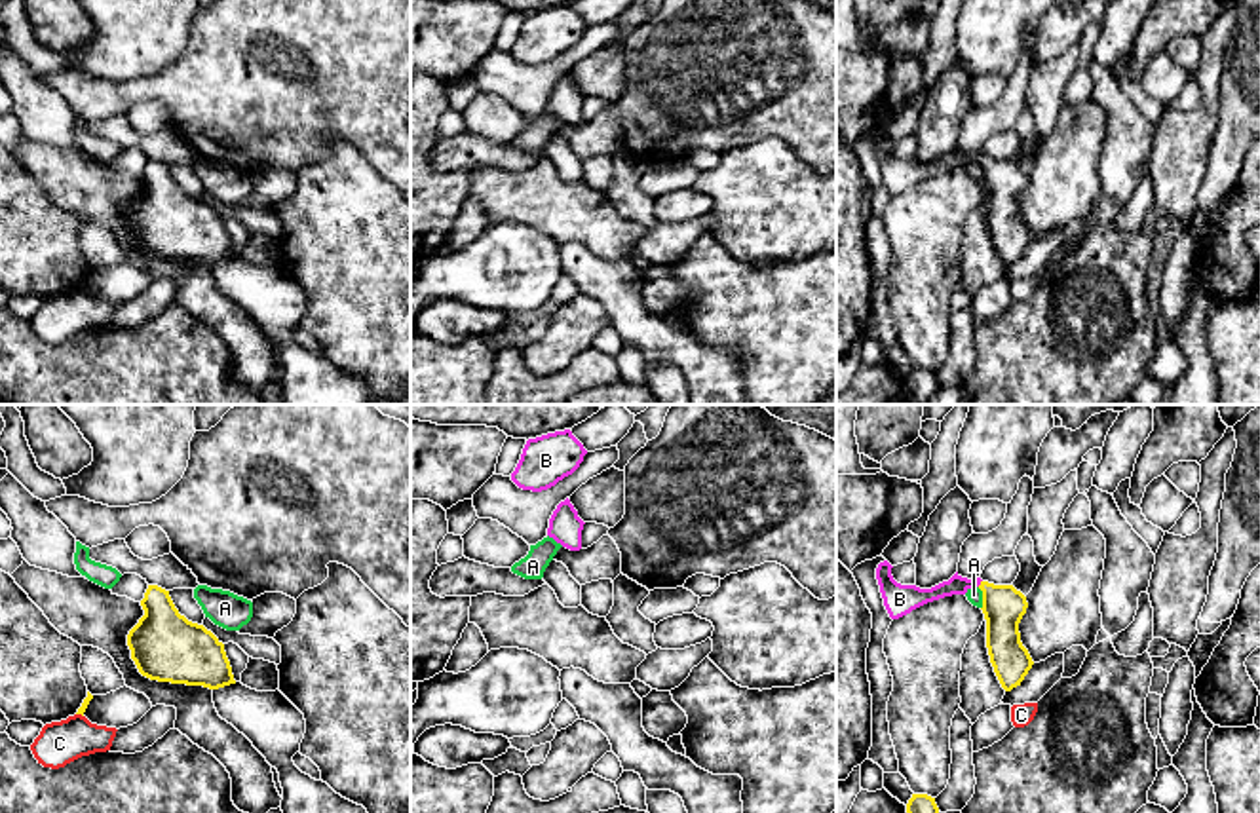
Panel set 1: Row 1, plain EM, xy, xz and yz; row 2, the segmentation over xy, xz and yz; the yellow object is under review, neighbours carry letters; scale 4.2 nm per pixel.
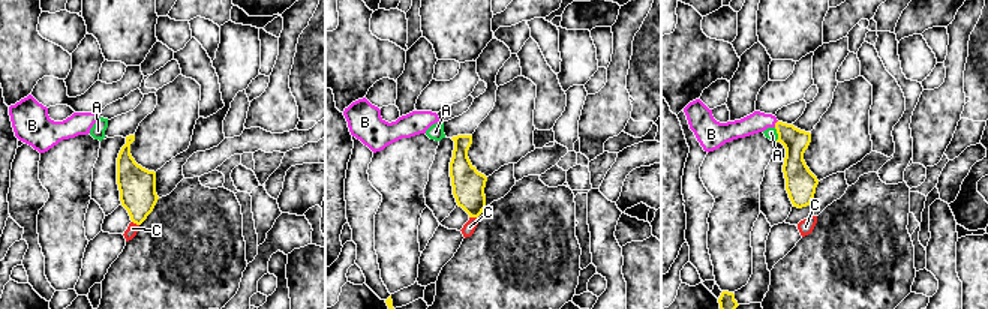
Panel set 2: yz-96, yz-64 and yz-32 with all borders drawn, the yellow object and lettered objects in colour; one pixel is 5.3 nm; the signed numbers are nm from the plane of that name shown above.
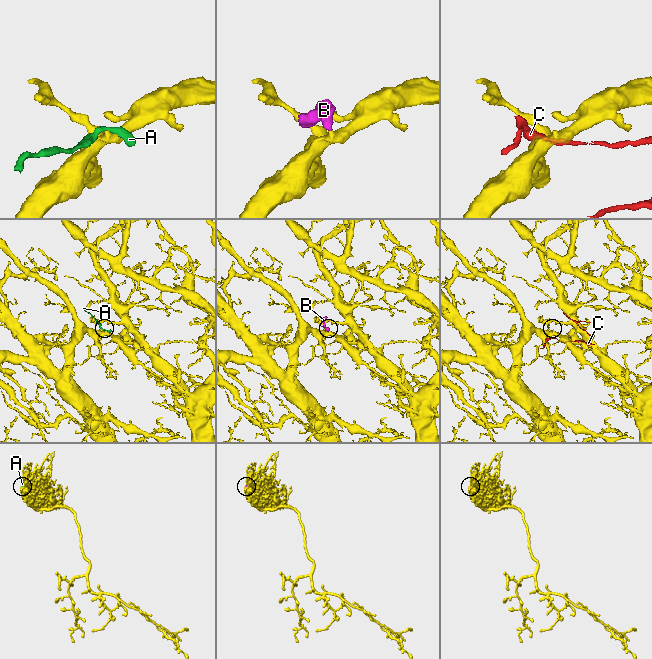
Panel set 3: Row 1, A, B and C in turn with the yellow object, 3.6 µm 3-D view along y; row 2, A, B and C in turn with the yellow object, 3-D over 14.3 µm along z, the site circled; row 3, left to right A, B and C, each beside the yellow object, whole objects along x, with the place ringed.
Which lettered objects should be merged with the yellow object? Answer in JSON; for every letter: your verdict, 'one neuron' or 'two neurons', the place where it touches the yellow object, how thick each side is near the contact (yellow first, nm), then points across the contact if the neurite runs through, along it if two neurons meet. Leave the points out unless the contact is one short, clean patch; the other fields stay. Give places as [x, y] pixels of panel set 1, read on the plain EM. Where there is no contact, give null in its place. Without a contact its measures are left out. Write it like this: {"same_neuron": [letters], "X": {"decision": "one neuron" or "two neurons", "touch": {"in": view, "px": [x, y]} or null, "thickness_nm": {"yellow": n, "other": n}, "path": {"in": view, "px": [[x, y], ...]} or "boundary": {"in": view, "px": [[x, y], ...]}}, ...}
{"same_neuron": ["B"], "A": {"decision": "two neurons", "touch": {"in": "yz", "px": [983, 173]}, "thickness_nm": {"yellow": 180, "other": 70}}, "B": {"decision": "one neuron", "touch": {"in": "yz", "px": [981, 158]}, "thickness_nm": {"yellow": 180, "other": 80}, "path": {"in": "yz", "px": [[1004, 181], [981, 158], [956, 158]]}}, "C": {"decision": "two neurons", "touch": {"in": "xy", "px": [80, 287]}, "thickness_nm": {"yellow": 30, "other": 190}, "boundary": {"in": "xy", "px": [[76, 287], [82, 291]]}}}

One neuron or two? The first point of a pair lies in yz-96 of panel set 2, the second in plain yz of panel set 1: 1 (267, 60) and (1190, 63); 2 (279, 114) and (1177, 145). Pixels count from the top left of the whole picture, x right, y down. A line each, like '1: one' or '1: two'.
1: one
2: one

